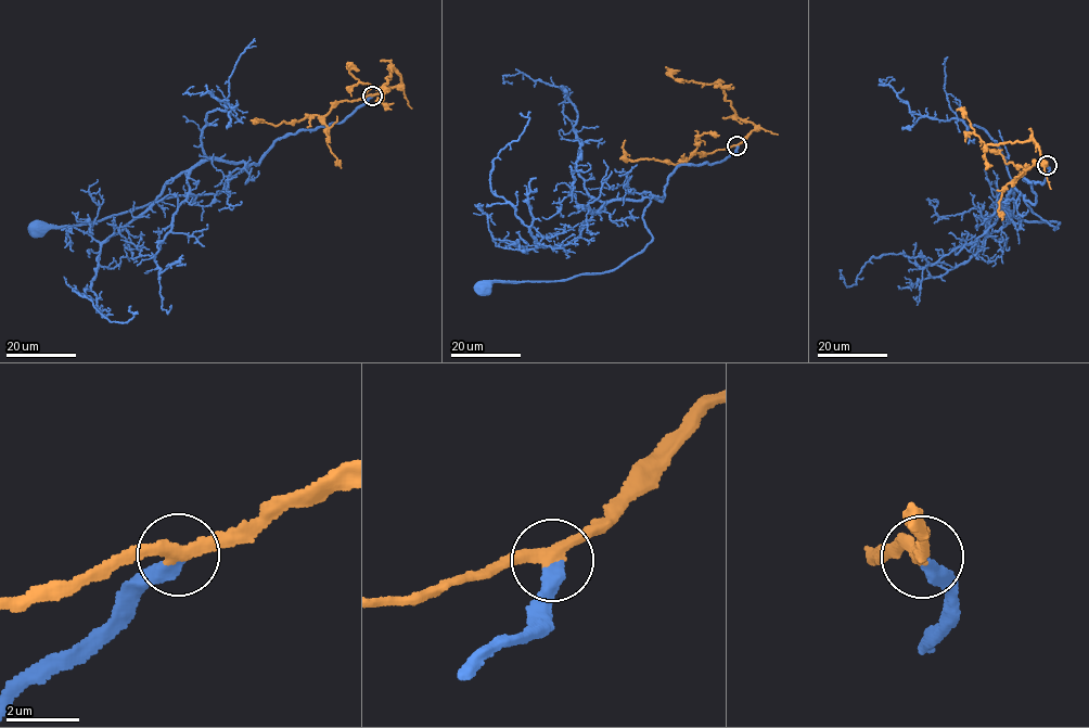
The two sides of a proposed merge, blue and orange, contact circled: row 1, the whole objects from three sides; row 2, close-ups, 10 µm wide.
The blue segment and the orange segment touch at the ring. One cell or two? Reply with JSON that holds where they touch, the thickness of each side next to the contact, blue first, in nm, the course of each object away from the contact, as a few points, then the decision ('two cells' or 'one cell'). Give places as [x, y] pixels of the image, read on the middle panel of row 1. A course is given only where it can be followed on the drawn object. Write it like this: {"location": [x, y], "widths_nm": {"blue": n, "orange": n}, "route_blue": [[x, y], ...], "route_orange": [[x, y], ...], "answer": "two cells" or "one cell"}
{"location": [737, 145], "widths_nm": {"blue": 400, "orange": 320}, "route_blue": [[738, 145], [718, 163], [677, 165], [664, 199], [651, 198], [642, 217], [652, 239], [612, 270], [484, 285]], "route_orange": [[738, 145], [755, 126], [738, 116], [731, 102], [726, 99], [726, 93], [715, 84], [673, 77], [666, 67]], "answer": "one cell"}

